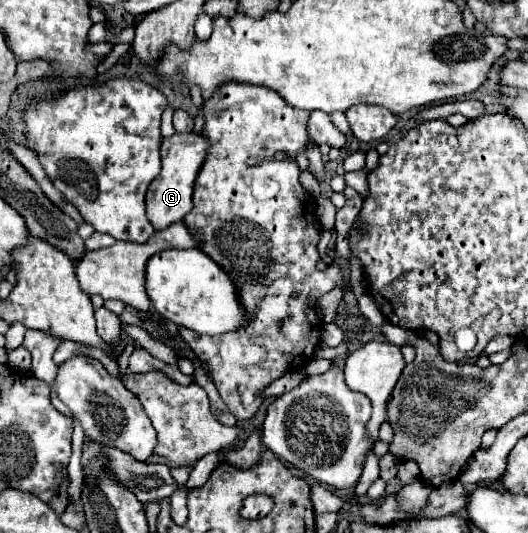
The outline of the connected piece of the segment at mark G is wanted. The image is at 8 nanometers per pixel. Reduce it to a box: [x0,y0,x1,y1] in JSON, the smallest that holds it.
[146,134,208,230]

